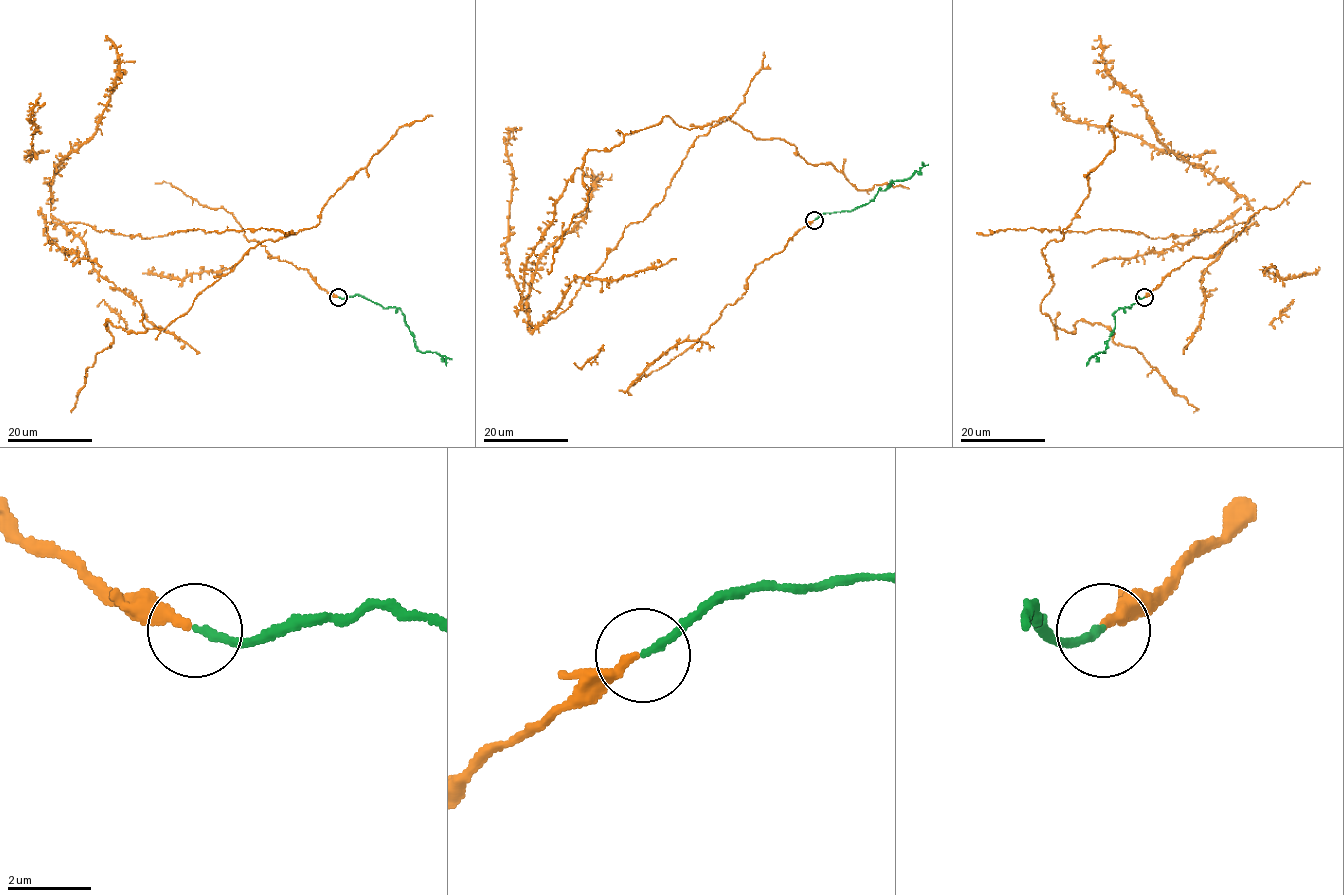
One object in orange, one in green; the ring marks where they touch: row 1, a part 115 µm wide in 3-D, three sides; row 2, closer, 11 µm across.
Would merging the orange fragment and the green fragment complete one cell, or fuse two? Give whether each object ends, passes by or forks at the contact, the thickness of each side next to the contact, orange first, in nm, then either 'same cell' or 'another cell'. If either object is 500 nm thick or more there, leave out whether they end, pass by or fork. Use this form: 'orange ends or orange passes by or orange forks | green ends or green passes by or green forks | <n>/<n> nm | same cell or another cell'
orange ends | green ends | 260/190 nm | another cell

